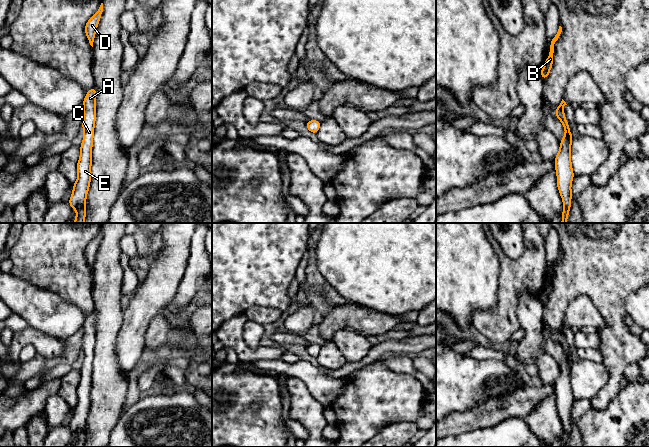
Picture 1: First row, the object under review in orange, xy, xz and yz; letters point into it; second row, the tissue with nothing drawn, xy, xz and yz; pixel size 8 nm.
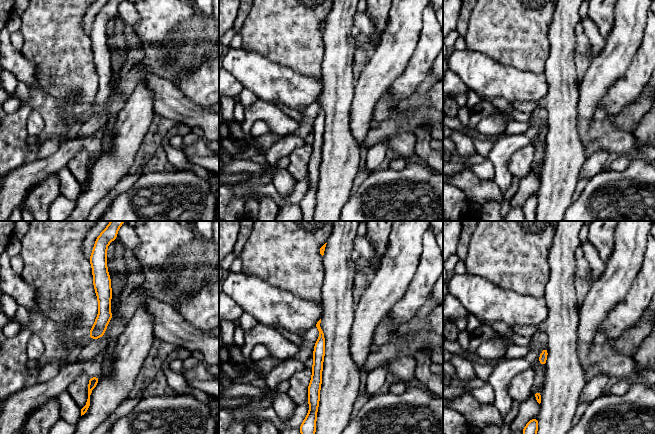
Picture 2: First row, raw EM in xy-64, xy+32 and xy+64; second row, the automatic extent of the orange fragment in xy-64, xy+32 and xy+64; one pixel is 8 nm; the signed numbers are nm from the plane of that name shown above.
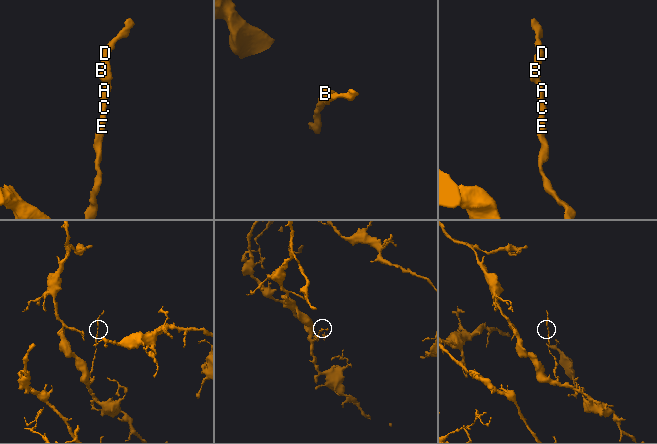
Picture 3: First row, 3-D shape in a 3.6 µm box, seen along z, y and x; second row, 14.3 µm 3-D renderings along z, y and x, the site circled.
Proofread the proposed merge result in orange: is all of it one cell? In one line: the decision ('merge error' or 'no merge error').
no merge error

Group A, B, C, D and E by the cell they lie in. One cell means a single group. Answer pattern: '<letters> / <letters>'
A B C D E

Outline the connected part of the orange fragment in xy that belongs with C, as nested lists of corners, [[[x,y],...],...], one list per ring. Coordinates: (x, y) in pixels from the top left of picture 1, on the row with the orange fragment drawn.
[[[96,87],[91,88],[83,101],[84,114],[82,126],[84,130],[83,142],[80,146],[80,157],[77,163],[77,181],[73,185],[73,192],[69,200],[71,209],[77,210],[74,223],[84,223],[86,216],[86,197],[91,182],[92,145],[94,125],[96,120]]]

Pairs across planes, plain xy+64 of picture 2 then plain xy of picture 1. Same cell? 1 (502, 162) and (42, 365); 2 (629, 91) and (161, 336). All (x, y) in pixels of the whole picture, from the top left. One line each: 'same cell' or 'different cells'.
1: different cells
2: different cells

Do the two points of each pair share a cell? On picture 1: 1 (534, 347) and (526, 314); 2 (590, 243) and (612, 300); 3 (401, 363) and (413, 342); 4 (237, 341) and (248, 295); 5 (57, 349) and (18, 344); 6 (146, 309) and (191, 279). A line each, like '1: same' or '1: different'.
1: same
2: same
3: different
4: different
5: same
6: different

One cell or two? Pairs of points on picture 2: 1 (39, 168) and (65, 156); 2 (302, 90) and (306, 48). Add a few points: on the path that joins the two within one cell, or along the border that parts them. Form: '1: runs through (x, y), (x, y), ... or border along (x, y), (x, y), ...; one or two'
1: runs through (45, 167), (52, 165), (59, 159); one
2: border along (282, 65), (317, 78), (321, 82); two

